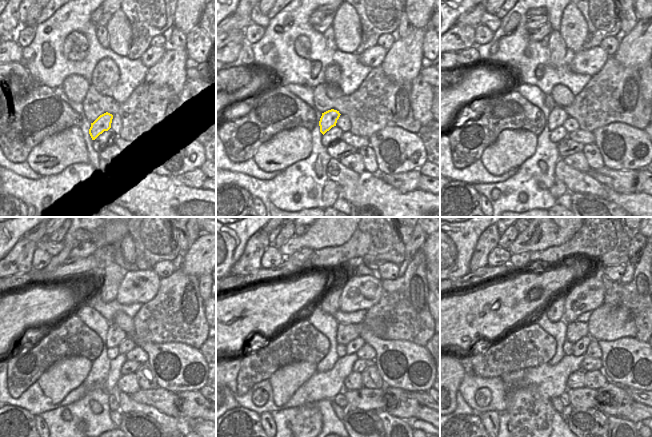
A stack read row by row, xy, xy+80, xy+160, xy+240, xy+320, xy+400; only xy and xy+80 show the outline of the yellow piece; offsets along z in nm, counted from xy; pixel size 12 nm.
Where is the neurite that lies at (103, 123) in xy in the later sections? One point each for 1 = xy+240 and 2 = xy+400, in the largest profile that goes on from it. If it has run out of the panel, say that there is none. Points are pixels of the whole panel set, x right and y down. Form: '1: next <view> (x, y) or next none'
1: next xy+240 (115, 335)
2: next xy+400 (576, 330)

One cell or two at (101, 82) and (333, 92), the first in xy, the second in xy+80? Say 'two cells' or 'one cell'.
two cells

